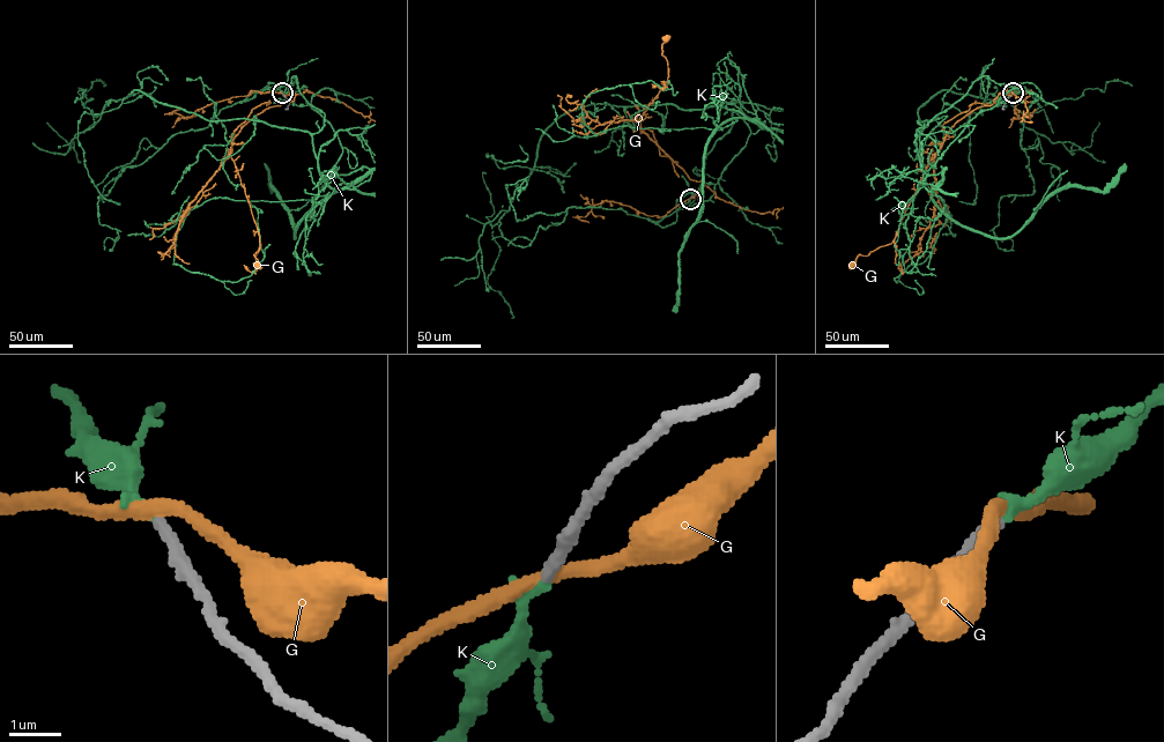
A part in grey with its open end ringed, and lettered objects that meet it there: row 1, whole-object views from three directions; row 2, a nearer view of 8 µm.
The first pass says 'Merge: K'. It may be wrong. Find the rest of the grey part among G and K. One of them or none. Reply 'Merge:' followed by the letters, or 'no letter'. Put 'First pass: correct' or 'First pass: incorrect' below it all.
Merge: K
First pass: correct

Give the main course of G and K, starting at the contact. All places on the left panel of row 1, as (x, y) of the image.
G: (282, 93), (294, 93), (294, 98), (253, 117), (235, 138), (230, 154), (259, 236), (258, 265)
K: (282, 93), (246, 99), (296, 75), (325, 114), (312, 135), (320, 176), (338, 191), (365, 175)

